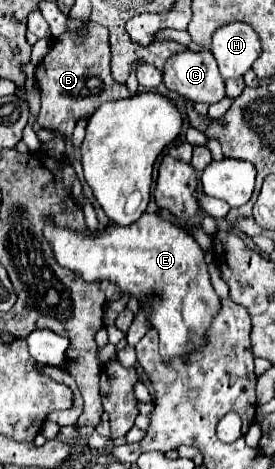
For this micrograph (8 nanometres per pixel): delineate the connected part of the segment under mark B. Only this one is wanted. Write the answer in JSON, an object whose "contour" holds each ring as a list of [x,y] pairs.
{"contour":[[[95,23],[89,25],[89,33],[83,37],[79,35],[79,43],[67,39],[55,39],[49,53],[43,57],[43,61],[35,67],[35,79],[41,91],[41,111],[37,117],[37,123],[41,127],[51,127],[63,133],[65,137],[71,137],[75,123],[79,117],[91,117],[93,111],[105,103],[115,99],[129,97],[129,89],[123,83],[115,83],[109,69],[109,41],[107,41],[107,29],[99,27]]]}

